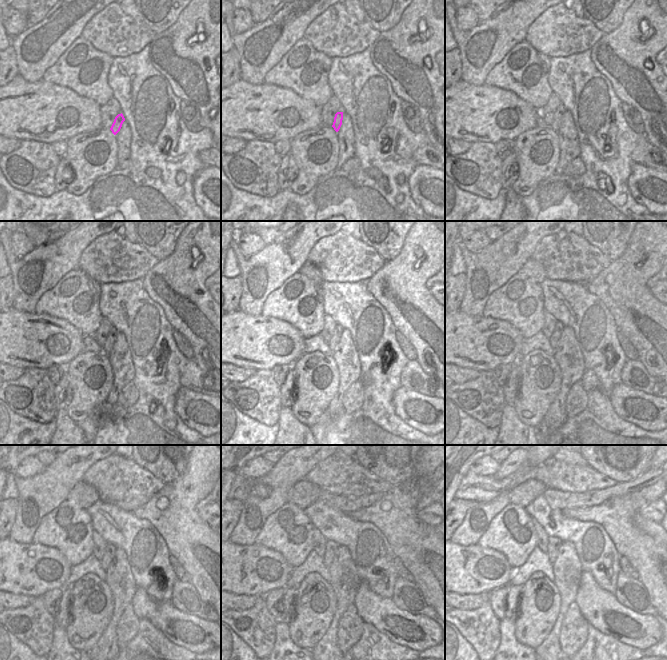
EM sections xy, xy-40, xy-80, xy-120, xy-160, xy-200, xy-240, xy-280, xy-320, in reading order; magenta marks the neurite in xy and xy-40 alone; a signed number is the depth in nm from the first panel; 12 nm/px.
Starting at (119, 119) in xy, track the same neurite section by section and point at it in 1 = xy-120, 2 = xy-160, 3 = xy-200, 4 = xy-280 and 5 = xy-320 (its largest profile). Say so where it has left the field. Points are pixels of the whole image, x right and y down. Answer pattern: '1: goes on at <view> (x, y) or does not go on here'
1: goes on at xy-120 (113, 332)
2: goes on at xy-160 (335, 337)
3: goes on at xy-200 (559, 326)
4: goes on at xy-280 (331, 546)
5: goes on at xy-320 (554, 543)

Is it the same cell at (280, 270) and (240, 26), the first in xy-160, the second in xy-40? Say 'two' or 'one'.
two

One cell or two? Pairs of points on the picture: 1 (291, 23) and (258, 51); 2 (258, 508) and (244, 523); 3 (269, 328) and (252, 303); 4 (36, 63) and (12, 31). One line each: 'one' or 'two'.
1: one
2: one
3: two
4: two

